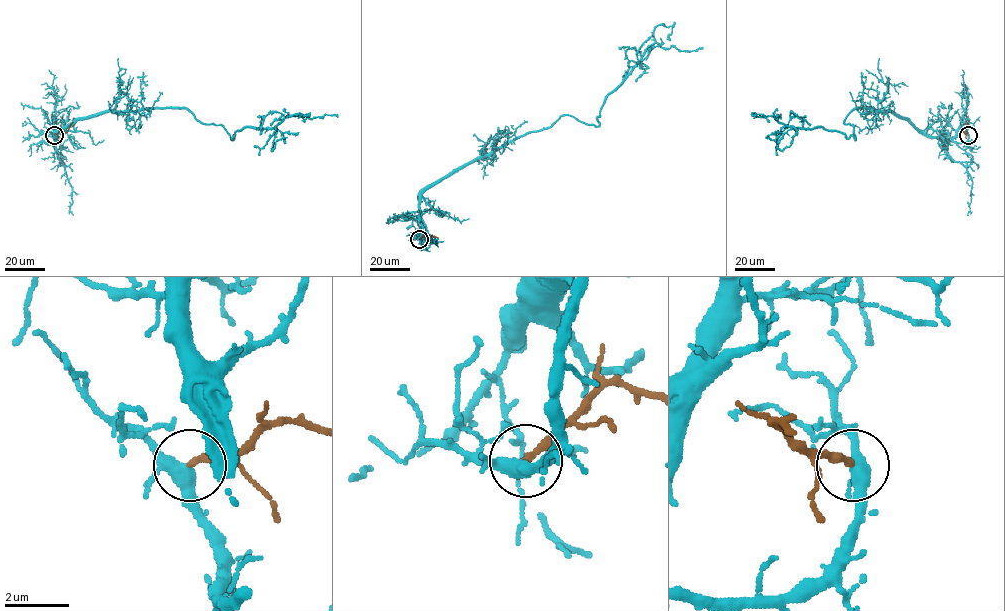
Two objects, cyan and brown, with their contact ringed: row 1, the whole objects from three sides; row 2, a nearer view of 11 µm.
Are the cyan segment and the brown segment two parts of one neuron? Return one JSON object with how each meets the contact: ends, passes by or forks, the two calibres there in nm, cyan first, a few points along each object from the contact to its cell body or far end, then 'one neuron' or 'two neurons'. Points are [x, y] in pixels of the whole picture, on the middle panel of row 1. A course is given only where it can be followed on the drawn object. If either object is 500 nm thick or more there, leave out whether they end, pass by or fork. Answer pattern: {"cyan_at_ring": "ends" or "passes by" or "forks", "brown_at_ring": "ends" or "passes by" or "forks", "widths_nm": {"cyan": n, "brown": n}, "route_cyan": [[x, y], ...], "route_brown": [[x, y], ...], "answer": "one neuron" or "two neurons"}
{"cyan_at_ring": "forks", "brown_at_ring": "ends", "widths_nm": {"cyan": 360, "brown": 240}, "route_cyan": [[419, 239], [425, 190], [561, 115], [597, 126], [604, 100], [654, 43], [702, 47]], "route_brown": [[419, 239], [424, 234], [437, 237]], "answer": "one neuron"}

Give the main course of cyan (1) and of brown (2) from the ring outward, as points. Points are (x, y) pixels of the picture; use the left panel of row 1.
1: (54, 135), (57, 143), (60, 130), (104, 112), (156, 108), (186, 108), (232, 140), (286, 117), (337, 117)
2: (54, 135), (66, 132), (72, 122)

